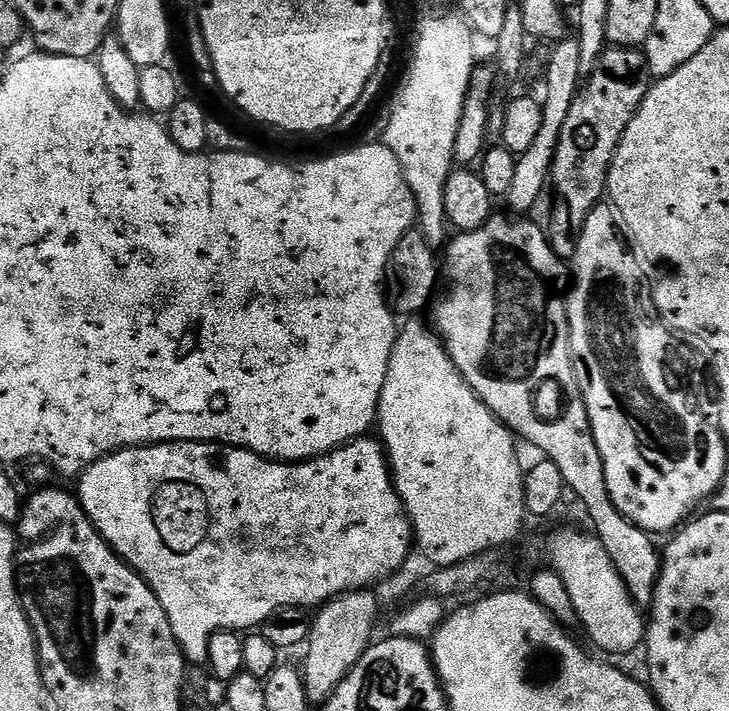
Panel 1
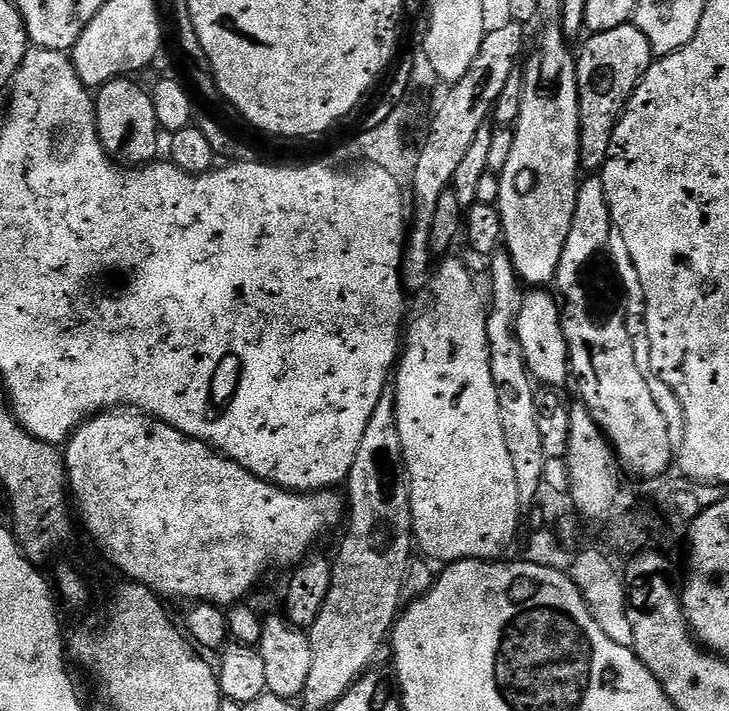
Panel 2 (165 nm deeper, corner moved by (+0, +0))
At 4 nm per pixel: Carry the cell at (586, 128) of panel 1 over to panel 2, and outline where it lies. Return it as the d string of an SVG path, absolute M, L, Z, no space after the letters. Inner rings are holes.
M635 23L614 26L614 30L593 32L576 56L578 106L580 107L580 166L585 173L596 174L603 169L610 154L614 130L634 90L654 63L652 47Z

